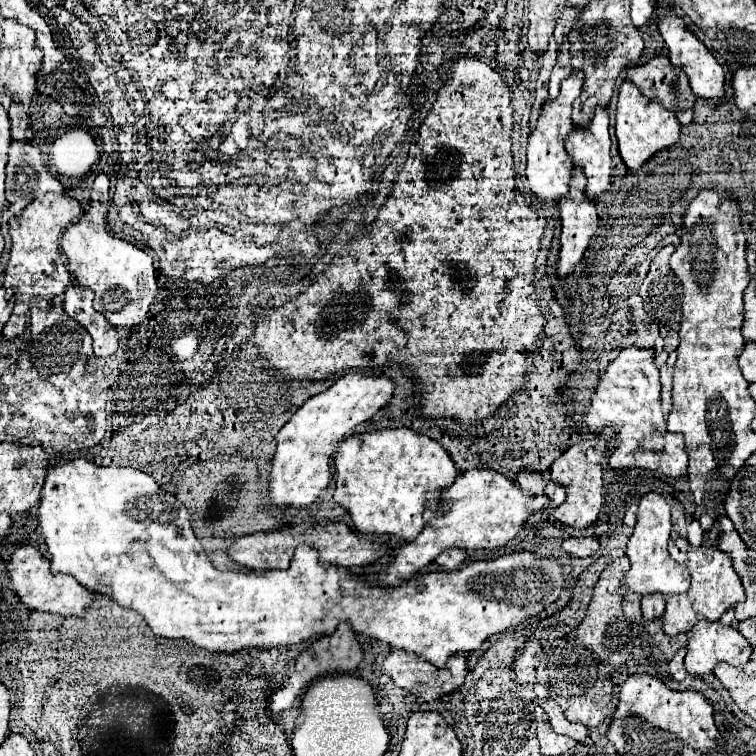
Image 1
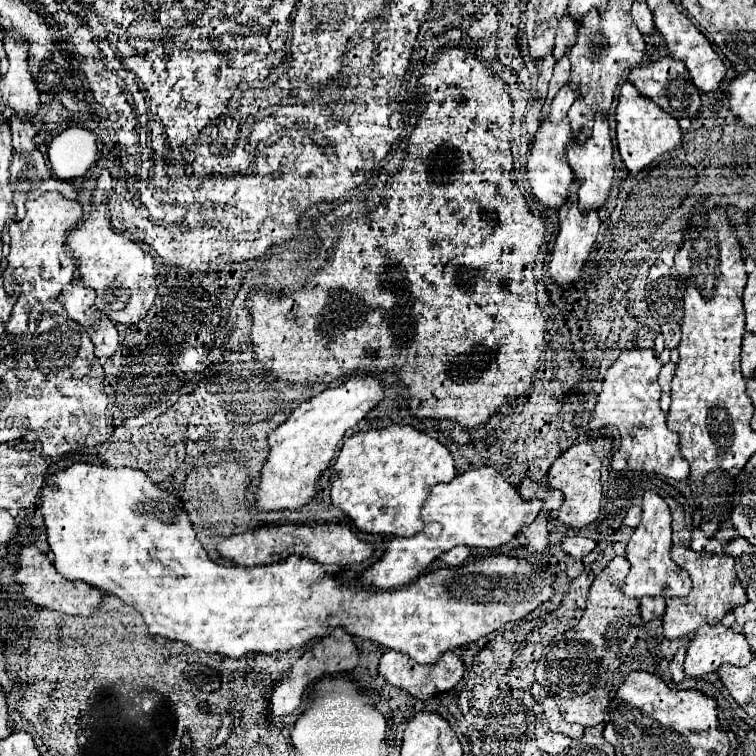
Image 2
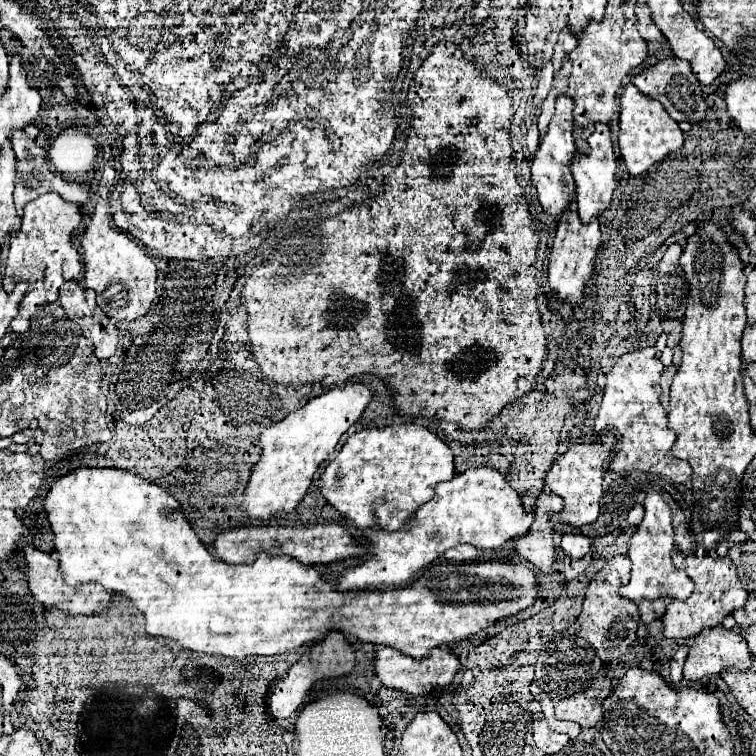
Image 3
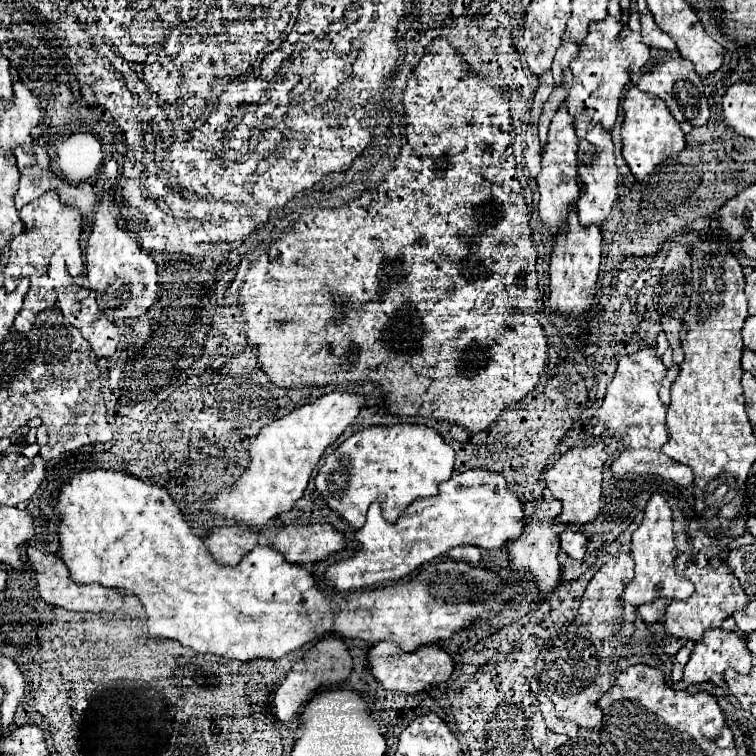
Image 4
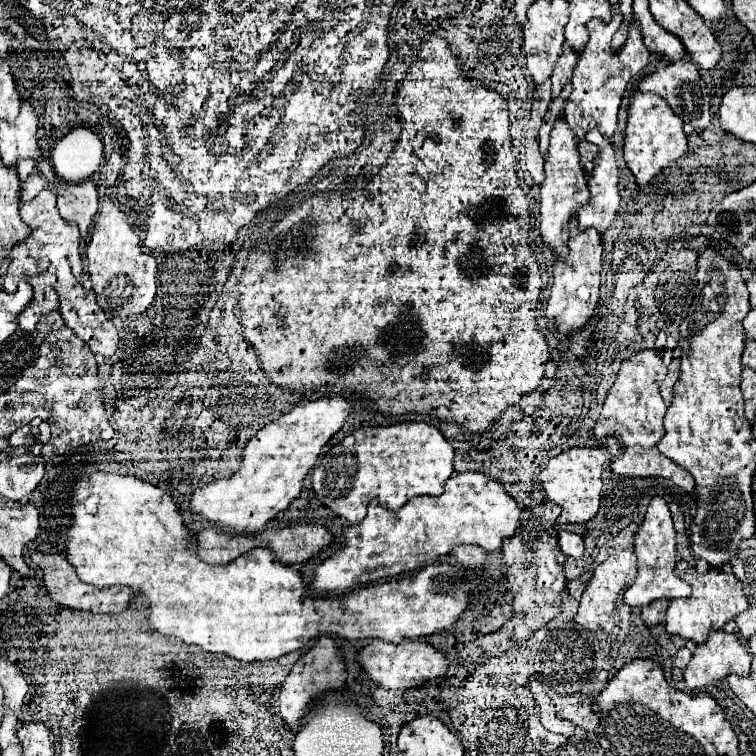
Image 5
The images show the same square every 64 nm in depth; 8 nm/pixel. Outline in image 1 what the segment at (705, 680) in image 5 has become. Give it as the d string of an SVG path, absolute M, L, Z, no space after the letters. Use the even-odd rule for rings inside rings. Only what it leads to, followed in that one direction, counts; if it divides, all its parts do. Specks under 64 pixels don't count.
M698 620L694 628L688 634L688 646L686 646L686 670L692 676L700 676L706 672L712 672L718 662L728 662L732 666L744 666L752 654L752 646L748 640L732 626L724 626L720 622L710 622L710 620Z

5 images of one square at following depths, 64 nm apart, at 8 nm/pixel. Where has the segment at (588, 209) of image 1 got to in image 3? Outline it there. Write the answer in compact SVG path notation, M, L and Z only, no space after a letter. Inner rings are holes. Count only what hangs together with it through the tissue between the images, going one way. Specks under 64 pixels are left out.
M572 194L572 204L568 204L564 216L558 220L558 230L548 264L548 282L550 288L558 294L558 300L566 300L570 304L578 304L584 300L584 286L594 274L598 246L600 246L600 224L598 220L590 220L588 224L580 222L576 212L576 200Z

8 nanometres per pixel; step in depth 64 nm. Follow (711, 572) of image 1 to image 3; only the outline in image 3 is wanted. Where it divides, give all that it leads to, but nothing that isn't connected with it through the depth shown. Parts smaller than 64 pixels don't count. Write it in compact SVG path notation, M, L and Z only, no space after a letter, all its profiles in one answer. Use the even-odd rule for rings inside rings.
M688 556L684 562L684 570L694 582L694 592L688 600L670 600L666 612L662 616L664 636L666 638L694 638L702 632L702 628L720 626L722 620L732 614L736 608L746 604L746 592L736 576L736 566L726 558L696 558Z

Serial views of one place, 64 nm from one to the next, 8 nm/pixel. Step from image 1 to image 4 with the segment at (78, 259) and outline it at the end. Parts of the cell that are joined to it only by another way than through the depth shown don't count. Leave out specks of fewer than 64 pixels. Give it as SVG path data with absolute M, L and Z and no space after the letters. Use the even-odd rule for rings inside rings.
M110 198L106 200L98 200L98 210L94 214L94 224L92 224L92 232L86 240L86 278L90 288L96 292L98 296L98 306L104 314L110 314L110 320L126 320L128 316L144 316L144 312L148 312L148 308L152 308L152 304L156 304L156 288L160 288L160 266L150 258L150 252L142 250L136 236L132 232L126 232L120 226L120 212L118 206L114 202L110 202Z

